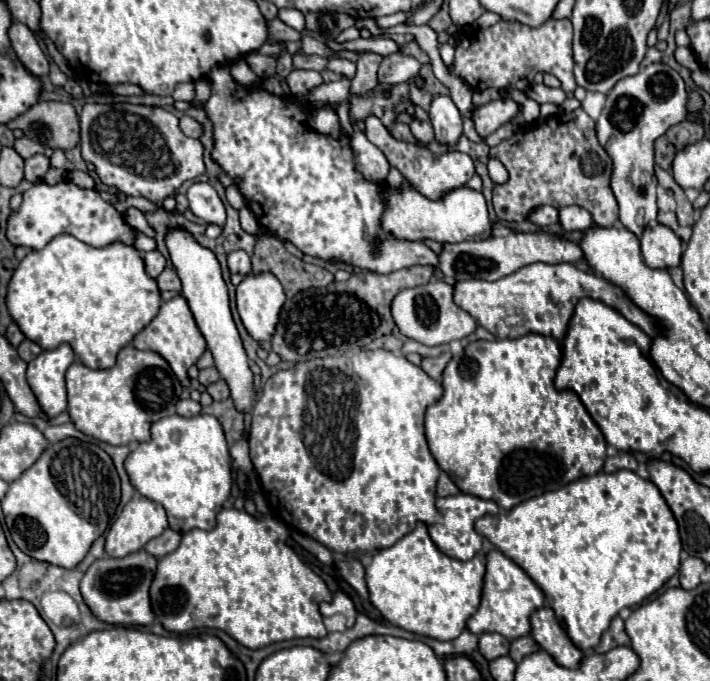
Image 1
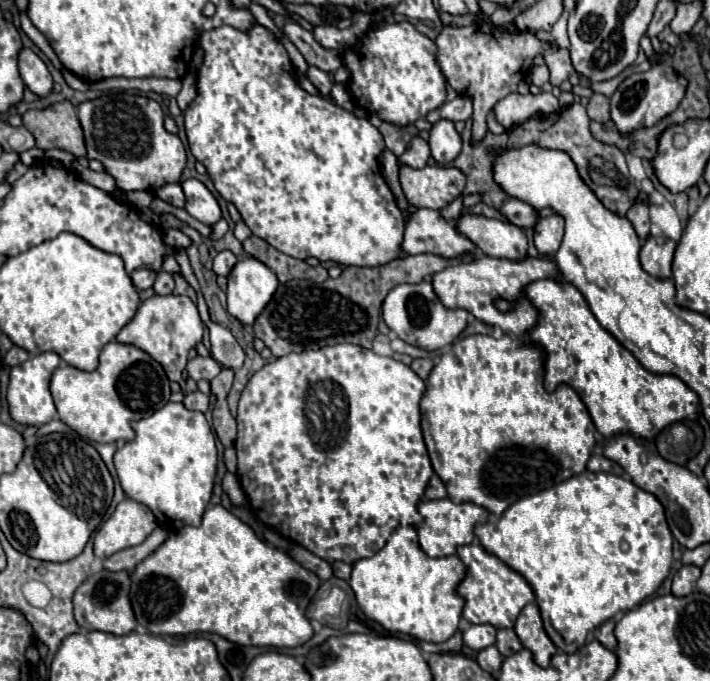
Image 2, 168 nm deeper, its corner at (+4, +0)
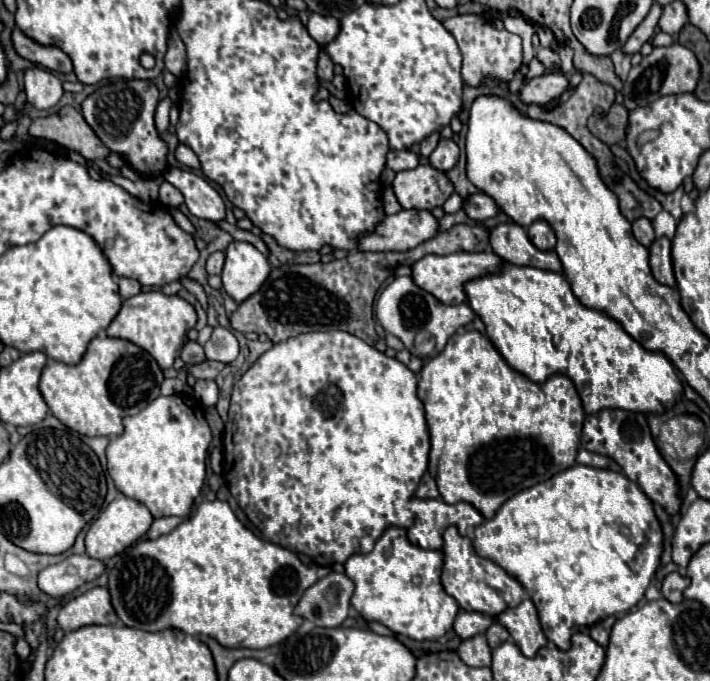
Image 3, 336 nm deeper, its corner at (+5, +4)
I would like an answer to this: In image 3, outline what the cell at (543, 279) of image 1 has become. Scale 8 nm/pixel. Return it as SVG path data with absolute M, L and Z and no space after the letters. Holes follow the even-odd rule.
M455 252L455 254L447 254L447 256L429 254L411 266L411 270L413 270L411 278L419 288L433 294L439 302L461 304L461 302L467 302L463 284L473 280L473 278L479 278L487 272L497 272L499 264L501 264L501 258L497 254L491 254L491 252Z

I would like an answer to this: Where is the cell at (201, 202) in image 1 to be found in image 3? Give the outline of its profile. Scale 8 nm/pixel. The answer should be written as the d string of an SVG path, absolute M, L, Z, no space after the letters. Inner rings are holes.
M171 168L165 172L165 180L181 190L181 194L185 196L185 204L193 216L211 222L219 222L225 218L225 202L205 178L189 170Z

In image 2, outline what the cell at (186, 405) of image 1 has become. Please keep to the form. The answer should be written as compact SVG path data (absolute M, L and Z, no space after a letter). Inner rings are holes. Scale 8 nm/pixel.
M196 390L196 392L184 396L184 406L186 406L188 410L206 412L206 410L208 410L208 402L210 402L210 398L208 398L206 394L202 394L200 390Z

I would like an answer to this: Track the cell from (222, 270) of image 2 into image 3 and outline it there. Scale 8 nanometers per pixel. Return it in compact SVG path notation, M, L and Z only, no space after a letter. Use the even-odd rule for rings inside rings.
M213 252L213 254L207 258L207 264L205 264L207 274L221 274L223 262L225 262L225 254L223 254L223 252Z

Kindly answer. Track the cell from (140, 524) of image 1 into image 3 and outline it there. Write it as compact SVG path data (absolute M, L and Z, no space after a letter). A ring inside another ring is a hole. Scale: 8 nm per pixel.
M119 494L103 512L101 516L89 526L87 534L85 534L85 548L87 548L87 554L95 560L107 560L107 558L113 558L115 554L119 554L121 550L125 550L127 546L131 546L133 542L137 542L149 528L151 528L151 522L153 522L153 516L151 512L147 510L145 504L133 500L133 498L127 498L123 494Z

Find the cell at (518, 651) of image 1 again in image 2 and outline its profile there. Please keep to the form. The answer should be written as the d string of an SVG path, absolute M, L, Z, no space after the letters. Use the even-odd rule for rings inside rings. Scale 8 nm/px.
M498 630L498 638L496 638L496 648L500 650L500 654L506 658L506 656L512 656L516 652L520 652L524 646L520 642L520 638L516 636L514 630Z

